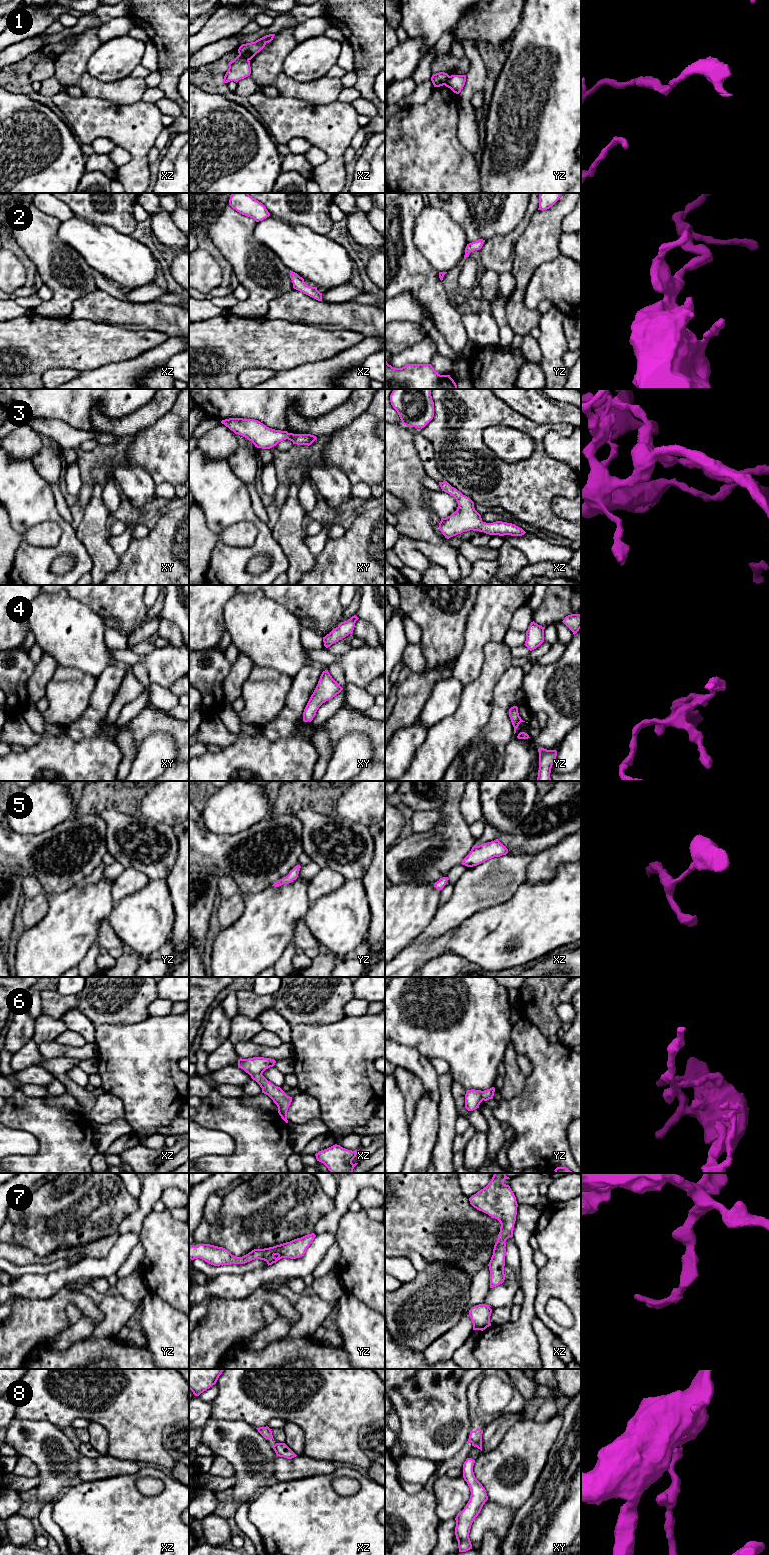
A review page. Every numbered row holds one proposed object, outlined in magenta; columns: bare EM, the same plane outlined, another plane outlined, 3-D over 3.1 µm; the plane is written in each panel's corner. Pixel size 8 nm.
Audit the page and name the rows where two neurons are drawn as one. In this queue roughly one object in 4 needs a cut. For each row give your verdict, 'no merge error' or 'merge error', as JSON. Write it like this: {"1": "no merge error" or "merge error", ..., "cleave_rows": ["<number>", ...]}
{"1": "merge error", "2": "no merge error", "3": "no merge error", "4": "no merge error", "5": "no merge error", "6": "no merge error", "7": "no merge error", "8": "merge error", "cleave_rows": ["1", "8"]}

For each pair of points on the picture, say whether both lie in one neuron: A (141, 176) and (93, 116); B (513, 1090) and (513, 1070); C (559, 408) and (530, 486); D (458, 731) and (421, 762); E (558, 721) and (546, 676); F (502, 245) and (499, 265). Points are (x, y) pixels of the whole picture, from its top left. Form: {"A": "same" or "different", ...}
{"A": "same", "B": "same", "C": "different", "D": "same", "E": "same", "F": "same"}

